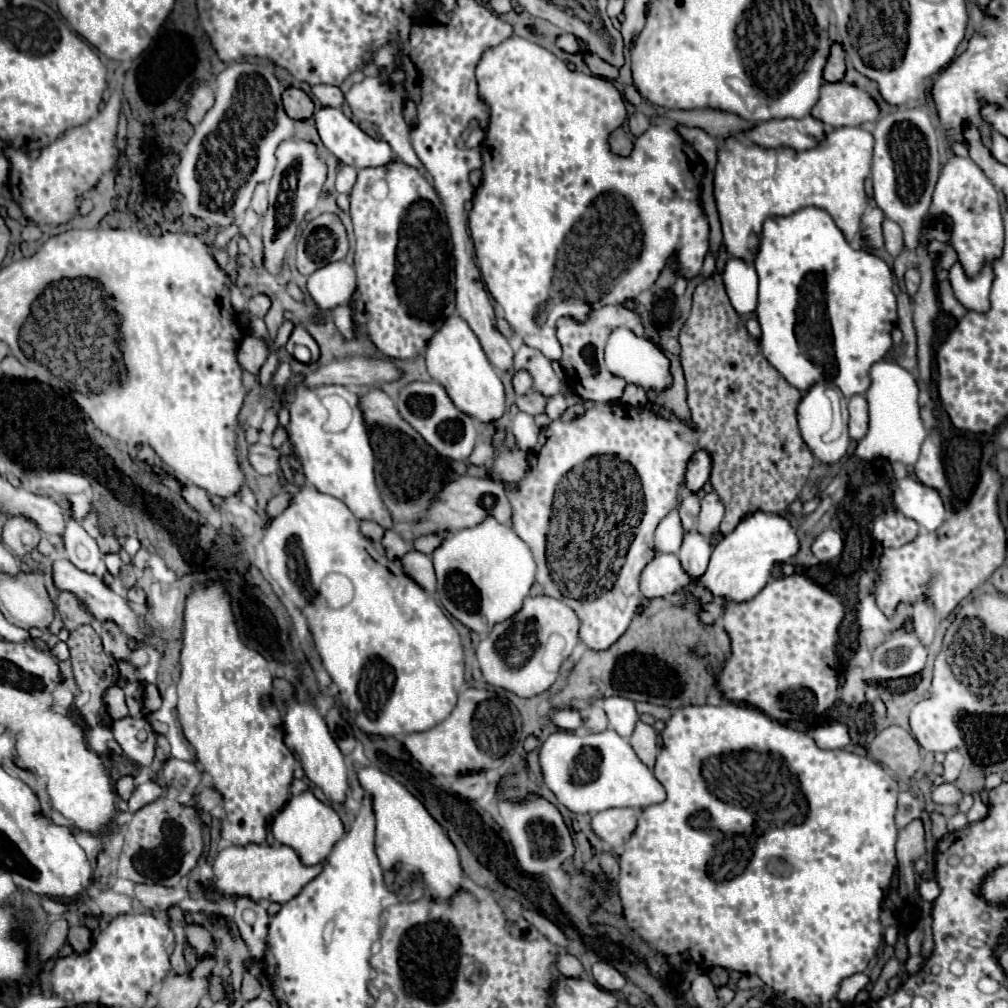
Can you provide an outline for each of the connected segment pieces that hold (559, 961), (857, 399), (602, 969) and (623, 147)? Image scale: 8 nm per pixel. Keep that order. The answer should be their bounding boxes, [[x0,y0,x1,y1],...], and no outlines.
[[556,954,584,978],[848,396,868,440],[592,962,626,992],[610,128,632,156]]

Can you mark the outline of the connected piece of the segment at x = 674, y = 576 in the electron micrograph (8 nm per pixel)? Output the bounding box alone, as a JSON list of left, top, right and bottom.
[640,554,690,600]

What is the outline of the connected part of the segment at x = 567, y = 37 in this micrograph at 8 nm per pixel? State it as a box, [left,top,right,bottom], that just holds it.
[556,34,580,54]

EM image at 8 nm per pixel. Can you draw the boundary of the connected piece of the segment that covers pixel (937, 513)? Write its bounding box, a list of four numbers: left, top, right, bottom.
[892,476,946,530]

